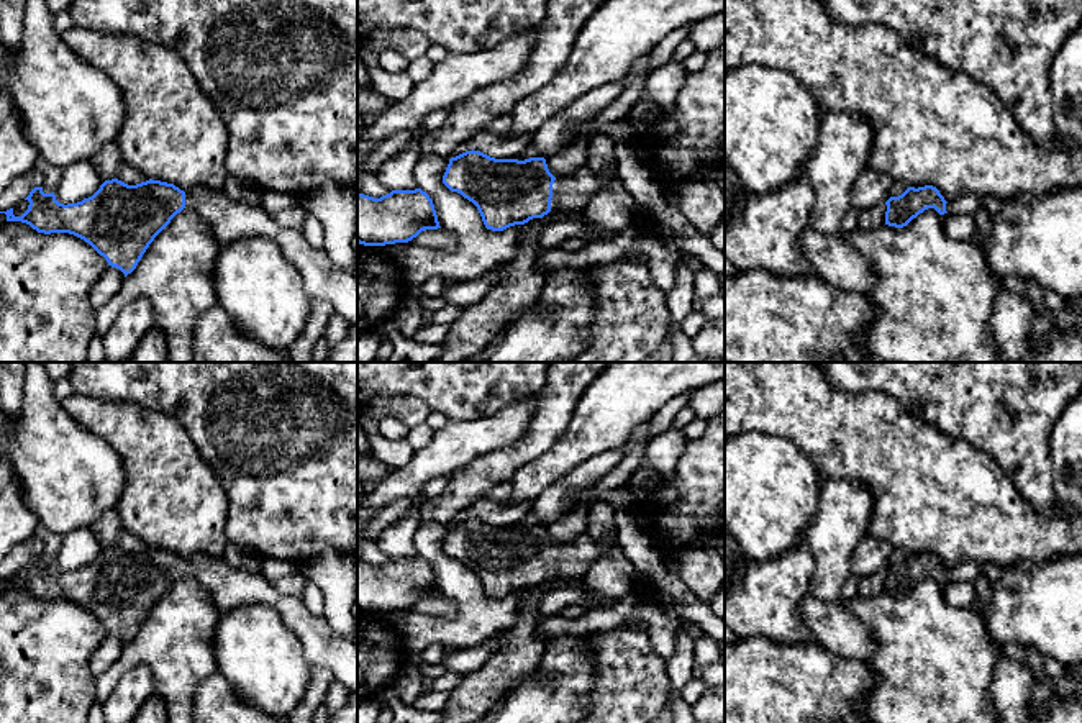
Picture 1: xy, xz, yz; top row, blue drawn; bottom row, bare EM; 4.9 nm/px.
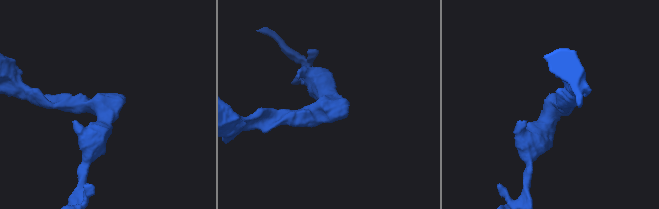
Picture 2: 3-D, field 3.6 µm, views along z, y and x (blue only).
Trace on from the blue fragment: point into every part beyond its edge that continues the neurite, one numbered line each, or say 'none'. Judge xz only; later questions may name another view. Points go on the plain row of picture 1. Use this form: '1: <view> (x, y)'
1: xz (571, 559)

